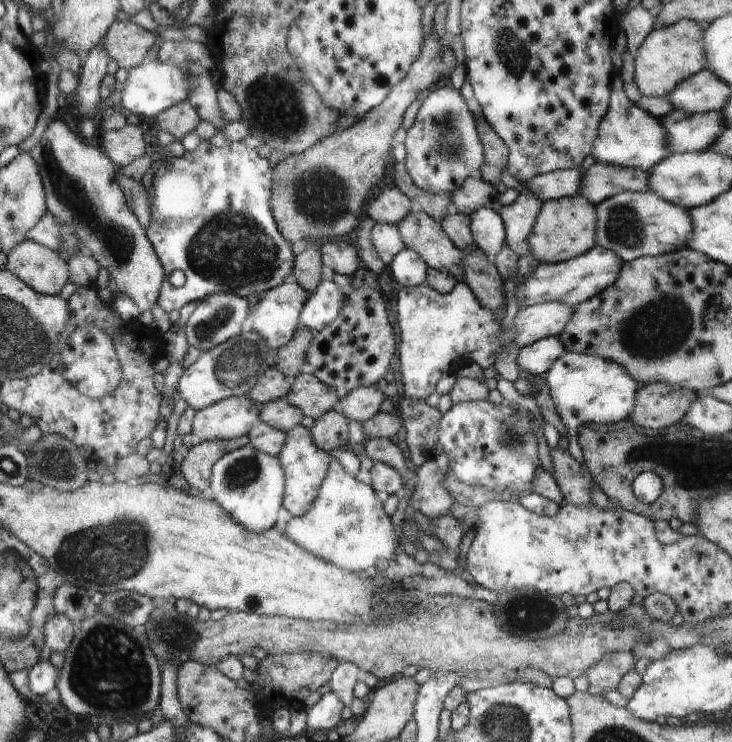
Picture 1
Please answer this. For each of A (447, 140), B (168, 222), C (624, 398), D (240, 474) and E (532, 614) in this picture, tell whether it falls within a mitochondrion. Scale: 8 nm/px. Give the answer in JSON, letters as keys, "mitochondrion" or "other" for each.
{"A":"mitochondrion","B":"mitochondrion","C":"other","D":"mitochondrion","E":"mitochondrion"}

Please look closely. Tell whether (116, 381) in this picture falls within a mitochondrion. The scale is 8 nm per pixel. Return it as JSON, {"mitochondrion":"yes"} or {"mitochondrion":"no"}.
{"mitochondrion":"no"}

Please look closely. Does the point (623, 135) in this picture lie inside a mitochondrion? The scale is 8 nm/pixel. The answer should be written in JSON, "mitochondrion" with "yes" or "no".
{"mitochondrion":"no"}

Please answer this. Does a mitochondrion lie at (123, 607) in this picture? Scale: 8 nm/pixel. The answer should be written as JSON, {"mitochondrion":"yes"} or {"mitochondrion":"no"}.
{"mitochondrion":"yes"}

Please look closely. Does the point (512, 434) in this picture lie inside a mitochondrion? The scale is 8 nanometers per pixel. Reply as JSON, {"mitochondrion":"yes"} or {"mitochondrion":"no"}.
{"mitochondrion":"yes"}

